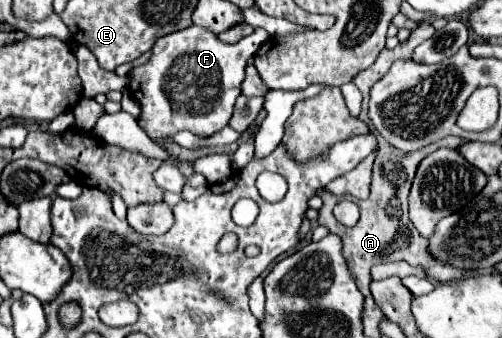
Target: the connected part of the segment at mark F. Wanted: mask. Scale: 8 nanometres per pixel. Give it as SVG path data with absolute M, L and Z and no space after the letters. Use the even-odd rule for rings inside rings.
M189 26L159 38L153 46L151 60L129 72L129 90L141 104L139 126L151 140L165 140L181 130L189 130L197 136L211 136L223 130L241 94L247 60L267 38L269 34L263 28L255 28L255 32L243 40L225 44L201 26Z

